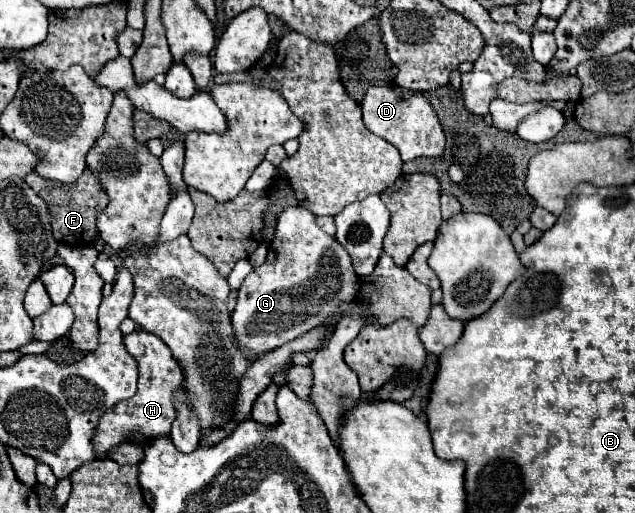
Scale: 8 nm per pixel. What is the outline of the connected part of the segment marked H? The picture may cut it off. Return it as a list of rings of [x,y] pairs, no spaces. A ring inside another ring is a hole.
[[[135,329],[133,333],[129,333],[125,337],[125,347],[139,363],[139,389],[137,389],[135,397],[117,403],[113,409],[109,409],[101,417],[95,439],[93,439],[97,457],[107,457],[111,447],[117,447],[123,441],[129,441],[129,435],[135,431],[141,431],[149,439],[159,437],[159,435],[169,435],[171,423],[175,419],[173,393],[183,381],[183,371],[181,371],[179,363],[173,359],[169,347],[157,335],[153,335],[145,329]]]

